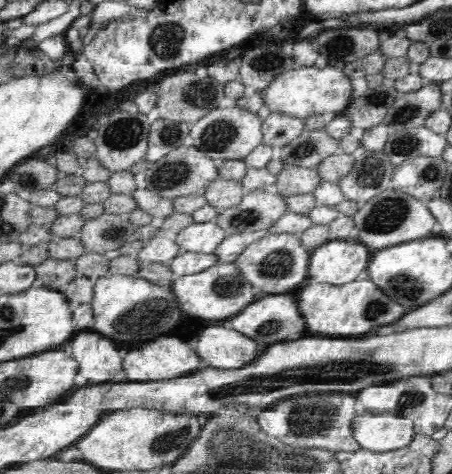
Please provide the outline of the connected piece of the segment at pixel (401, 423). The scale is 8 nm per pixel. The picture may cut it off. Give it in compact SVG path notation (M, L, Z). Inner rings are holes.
M390 412L356 416L352 428L361 449L375 452L407 448L417 435L412 419Z

